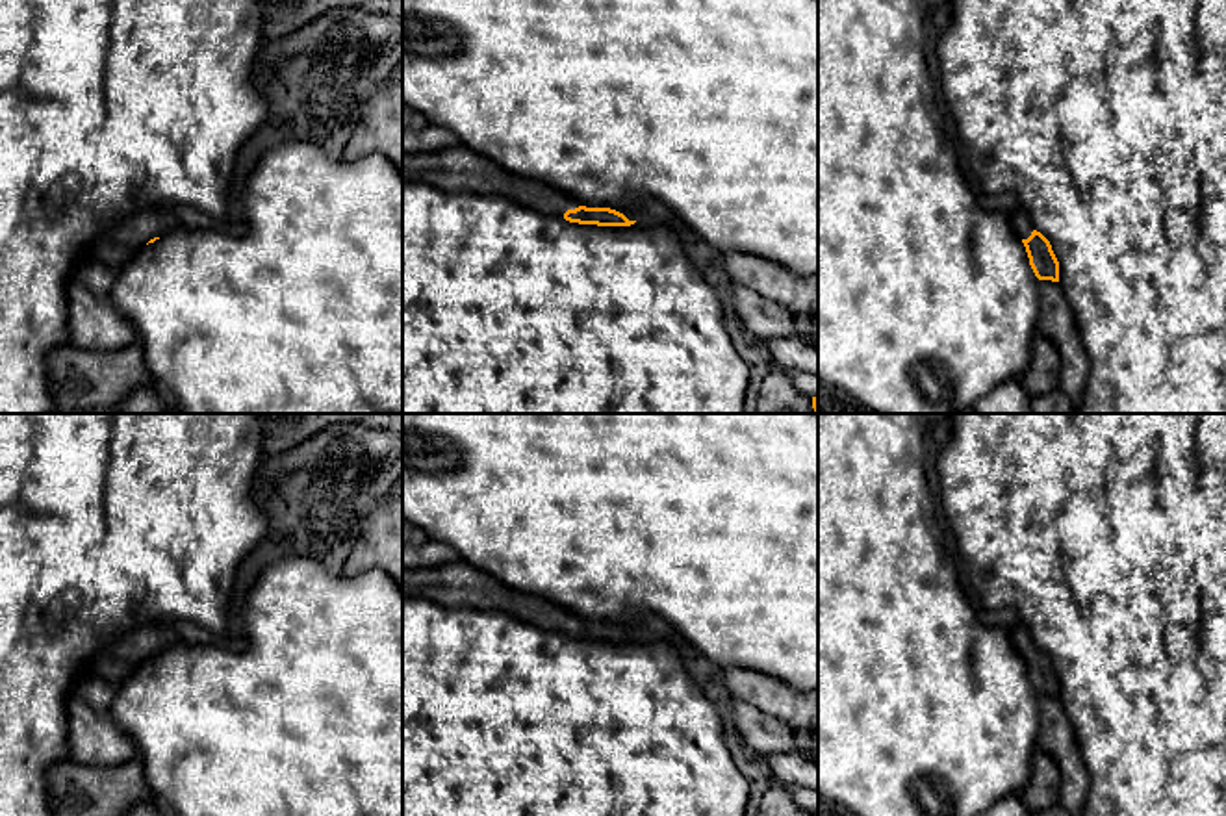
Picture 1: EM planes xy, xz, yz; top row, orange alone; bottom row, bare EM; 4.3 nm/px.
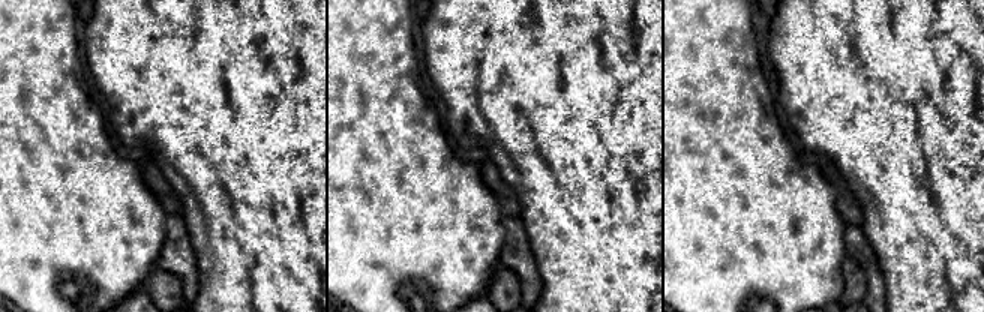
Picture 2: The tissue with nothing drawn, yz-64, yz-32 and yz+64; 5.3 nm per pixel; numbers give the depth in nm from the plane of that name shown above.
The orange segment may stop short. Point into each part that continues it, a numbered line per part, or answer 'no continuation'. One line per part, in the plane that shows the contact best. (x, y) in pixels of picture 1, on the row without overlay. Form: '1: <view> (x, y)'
1: xz (455, 585)

